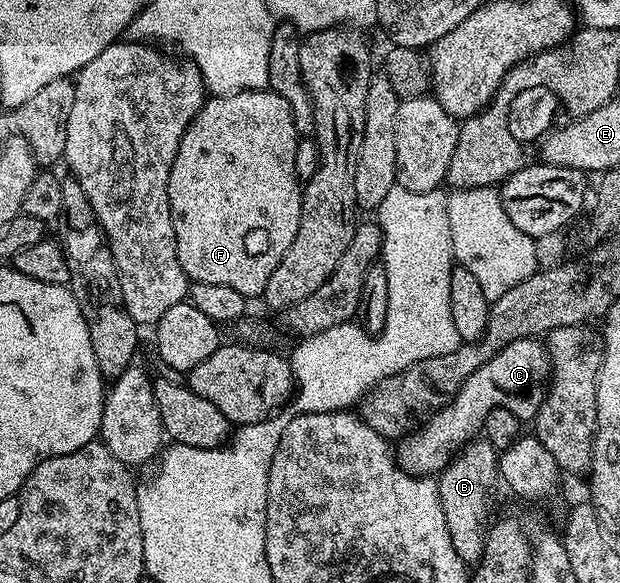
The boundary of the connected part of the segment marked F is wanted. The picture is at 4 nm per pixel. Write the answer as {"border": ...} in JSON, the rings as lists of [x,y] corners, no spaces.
{"border":[[[239,90],[233,94],[218,94],[209,97],[204,107],[194,116],[194,120],[186,128],[182,140],[178,144],[178,152],[174,156],[174,164],[170,168],[168,181],[168,199],[170,212],[174,220],[174,236],[176,237],[176,255],[178,264],[182,264],[182,272],[192,282],[202,284],[226,284],[242,292],[245,298],[252,300],[254,296],[263,295],[266,280],[274,276],[282,256],[294,244],[294,236],[298,236],[298,224],[302,220],[302,180],[296,175],[296,143],[298,135],[294,116],[290,112],[290,104],[282,100],[273,90]]]}

